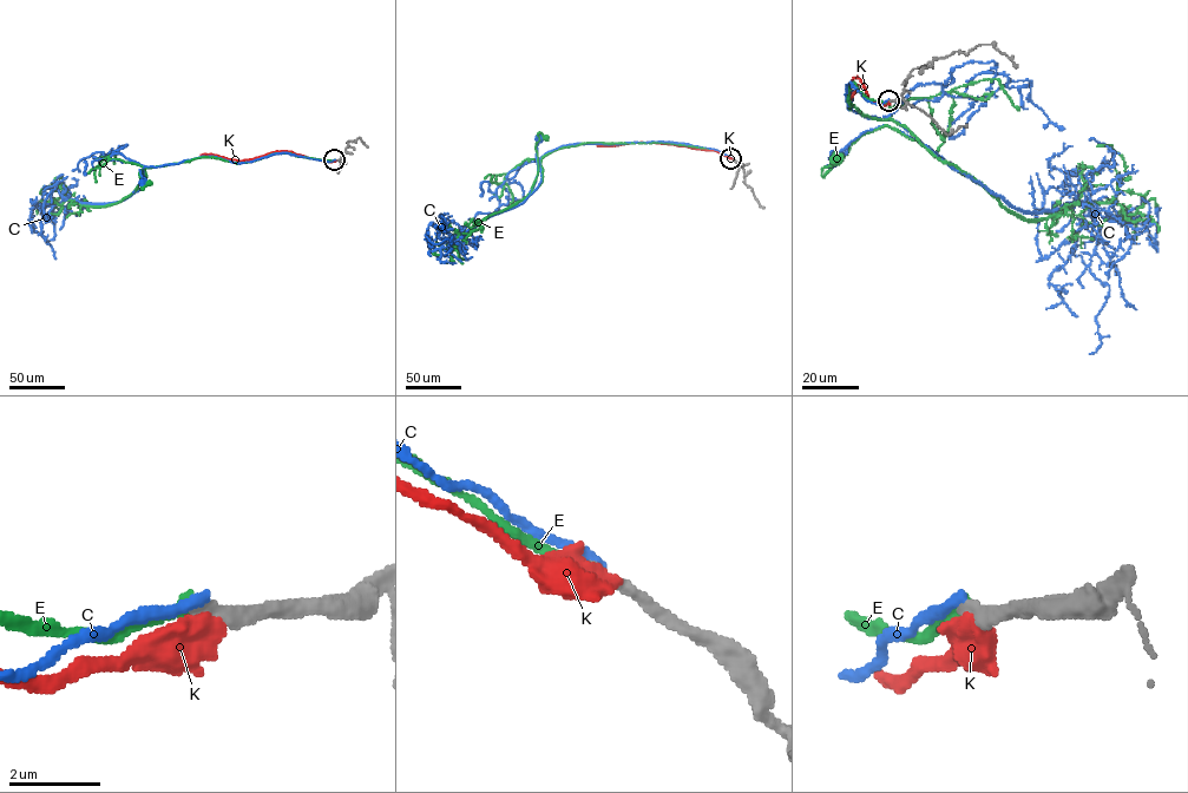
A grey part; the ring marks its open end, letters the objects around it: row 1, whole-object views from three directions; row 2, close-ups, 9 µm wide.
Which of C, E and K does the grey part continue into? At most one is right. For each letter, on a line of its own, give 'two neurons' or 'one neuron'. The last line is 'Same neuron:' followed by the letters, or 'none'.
C: two neurons
E: two neurons
K: two neurons
Same neuron: none

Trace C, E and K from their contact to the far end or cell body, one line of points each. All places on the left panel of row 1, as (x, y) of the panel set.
C: (335, 159), (286, 152), (241, 163), (201, 156), (145, 166), (145, 184), (132, 194), (139, 170), (143, 182)
E: (335, 159), (201, 157), (145, 168), (145, 183), (131, 194), (140, 170), (140, 188), (149, 183)
K: (335, 159), (321, 161), (282, 151), (242, 161), (201, 155)

